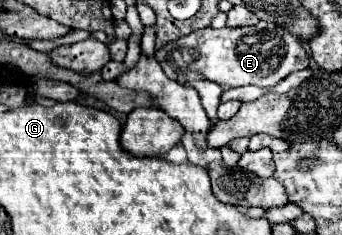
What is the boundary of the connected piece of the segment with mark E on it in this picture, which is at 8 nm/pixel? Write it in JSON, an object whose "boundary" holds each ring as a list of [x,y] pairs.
{"boundary":[[[266,21],[240,29],[200,29],[186,37],[180,37],[178,41],[168,43],[154,57],[168,79],[176,79],[178,75],[186,75],[188,71],[198,71],[208,81],[214,81],[222,87],[272,87],[274,83],[280,83],[286,75],[306,69],[310,61],[304,45],[294,35]]]}

